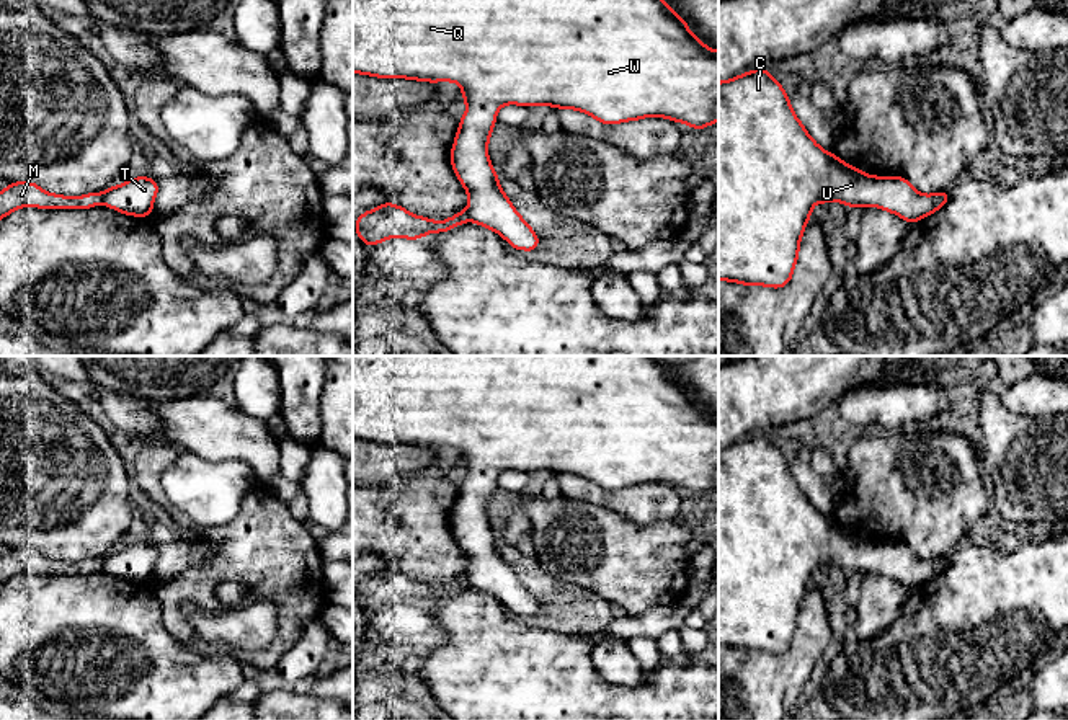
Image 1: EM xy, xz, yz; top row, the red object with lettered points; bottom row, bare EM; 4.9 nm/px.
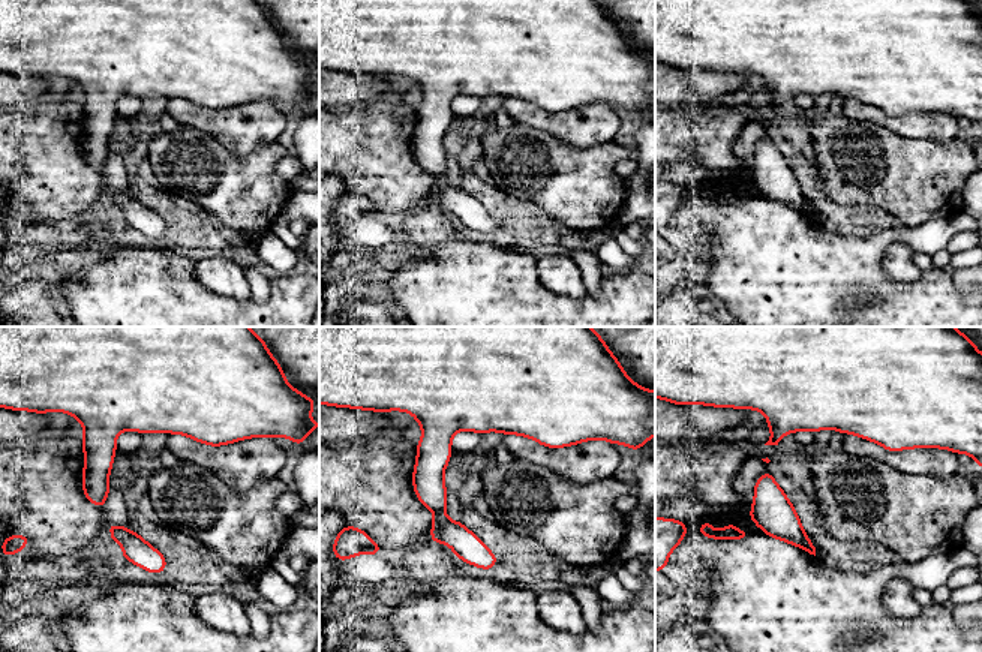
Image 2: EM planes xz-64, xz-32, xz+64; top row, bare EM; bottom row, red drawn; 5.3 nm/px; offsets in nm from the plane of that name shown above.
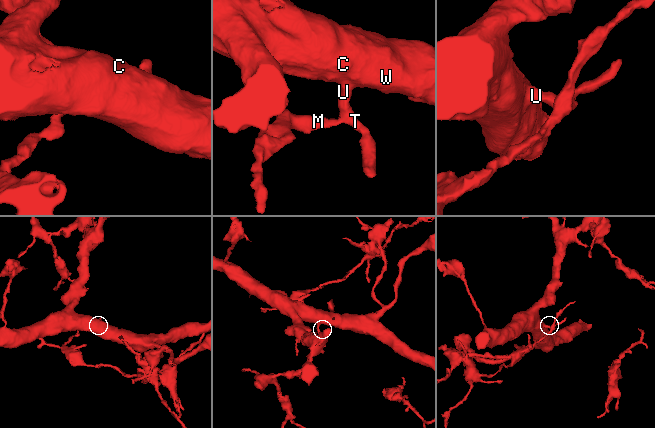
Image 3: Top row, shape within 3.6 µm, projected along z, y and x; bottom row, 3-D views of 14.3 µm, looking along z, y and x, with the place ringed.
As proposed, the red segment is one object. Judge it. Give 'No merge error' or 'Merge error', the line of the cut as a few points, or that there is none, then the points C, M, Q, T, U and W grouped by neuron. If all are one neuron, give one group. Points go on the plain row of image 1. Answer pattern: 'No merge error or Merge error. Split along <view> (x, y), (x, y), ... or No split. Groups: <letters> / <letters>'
Merge error. Split along xy (102, 559), (103, 567). Groups: C Q T U W / M

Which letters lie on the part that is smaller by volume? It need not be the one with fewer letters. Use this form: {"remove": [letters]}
{"remove": ["M"]}

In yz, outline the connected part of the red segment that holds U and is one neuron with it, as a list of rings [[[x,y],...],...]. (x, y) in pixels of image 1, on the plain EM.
[[[768,434],[719,447],[719,647],[774,655],[789,650],[813,571],[833,565],[846,573],[875,571],[914,589],[946,571],[949,558],[919,560],[903,542],[870,542],[839,526],[833,518],[825,518],[799,487],[790,473],[790,464]]]

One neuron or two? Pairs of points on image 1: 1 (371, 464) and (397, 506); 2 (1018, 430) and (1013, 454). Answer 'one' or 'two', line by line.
1: two
2: one

